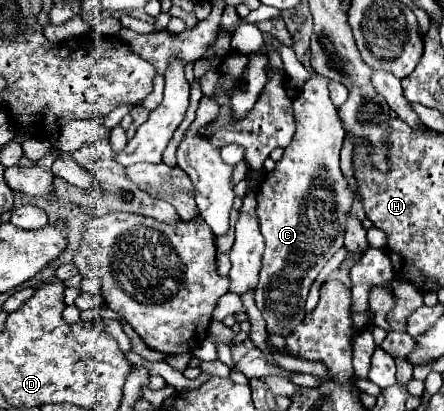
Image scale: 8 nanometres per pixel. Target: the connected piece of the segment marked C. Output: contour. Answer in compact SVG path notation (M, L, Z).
M316 70L304 82L294 100L296 134L276 168L264 176L258 188L258 218L266 238L256 304L270 334L288 336L304 318L306 296L324 264L344 246L344 224L354 202L354 192L340 170L344 126L328 98L328 82Z

